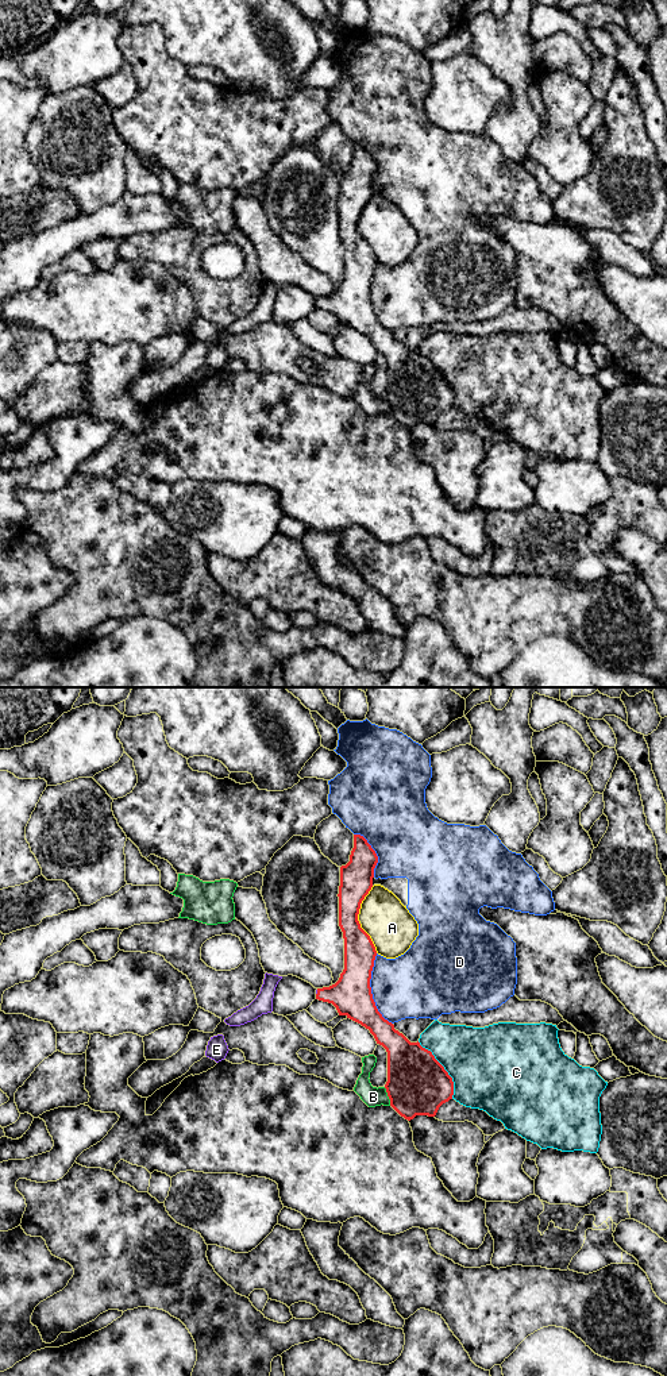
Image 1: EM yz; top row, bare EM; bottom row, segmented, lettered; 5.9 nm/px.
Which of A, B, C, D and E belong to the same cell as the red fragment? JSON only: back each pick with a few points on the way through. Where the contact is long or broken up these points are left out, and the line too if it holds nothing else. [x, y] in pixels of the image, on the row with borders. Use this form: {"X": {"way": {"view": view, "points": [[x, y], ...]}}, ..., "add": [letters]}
{"E": {"way": {"view": "yz", "points": [[351, 995], [317, 993], [316, 990]]}}, "add": ["E"]}

